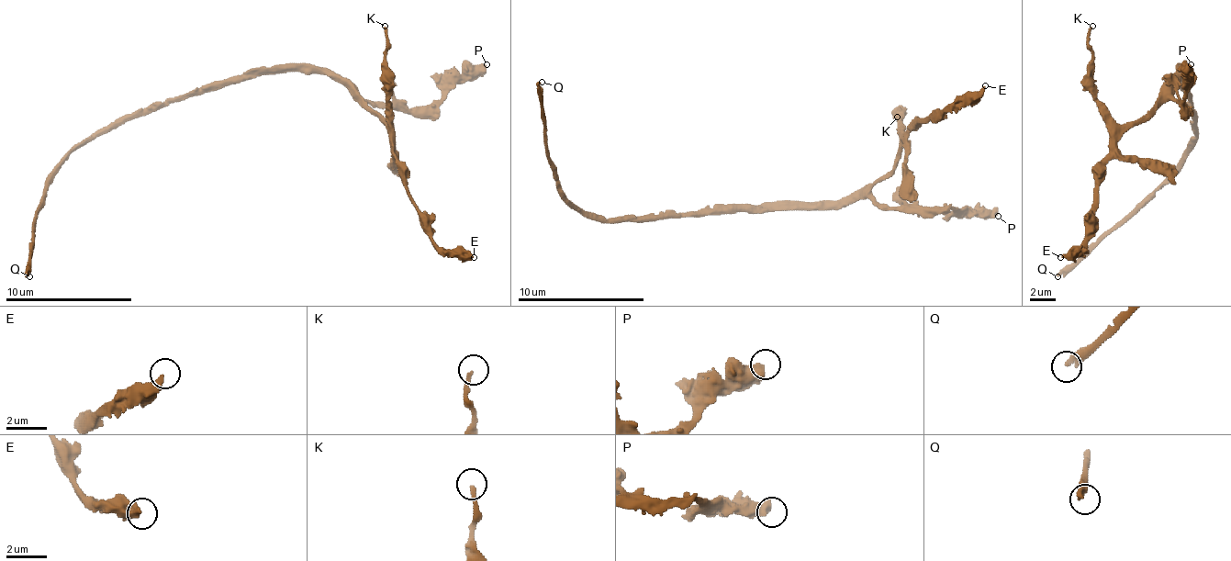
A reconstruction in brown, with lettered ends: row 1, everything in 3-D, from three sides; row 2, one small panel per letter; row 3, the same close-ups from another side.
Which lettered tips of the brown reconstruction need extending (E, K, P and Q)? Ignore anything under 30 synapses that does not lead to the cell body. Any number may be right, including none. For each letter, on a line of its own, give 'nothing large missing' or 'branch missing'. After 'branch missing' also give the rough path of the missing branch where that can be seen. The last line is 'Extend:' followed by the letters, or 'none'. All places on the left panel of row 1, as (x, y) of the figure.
E: nothing large missing
K: nothing large missing
P: nothing large missing
Q: branch missing
Extend: Q

